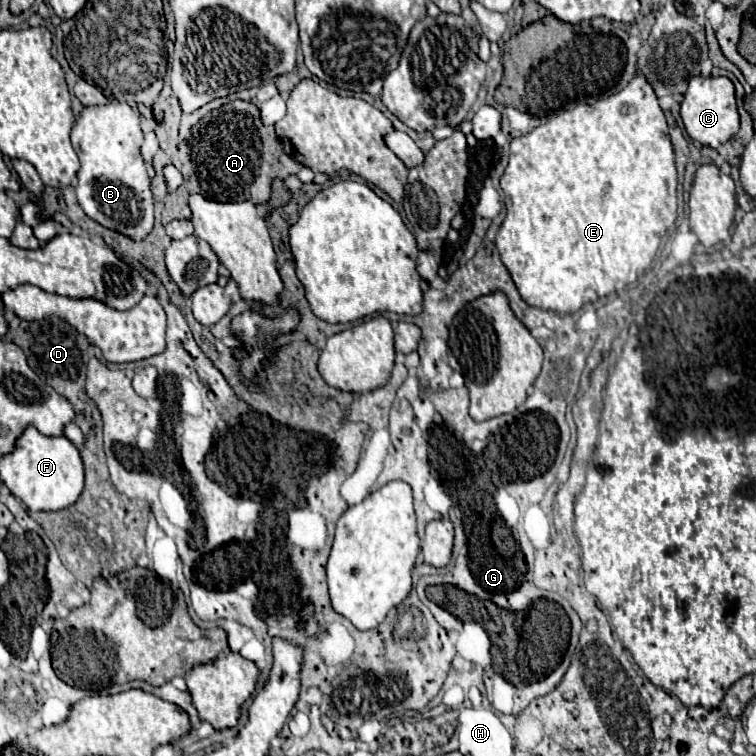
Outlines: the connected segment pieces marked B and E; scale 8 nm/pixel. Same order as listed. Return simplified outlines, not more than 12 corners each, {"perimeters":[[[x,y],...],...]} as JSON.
{"perimeters":[[[83,107],[75,193],[107,229],[143,239],[153,195],[139,117]],[[653,87],[513,139],[495,245],[525,303],[617,293],[677,217]]]}

